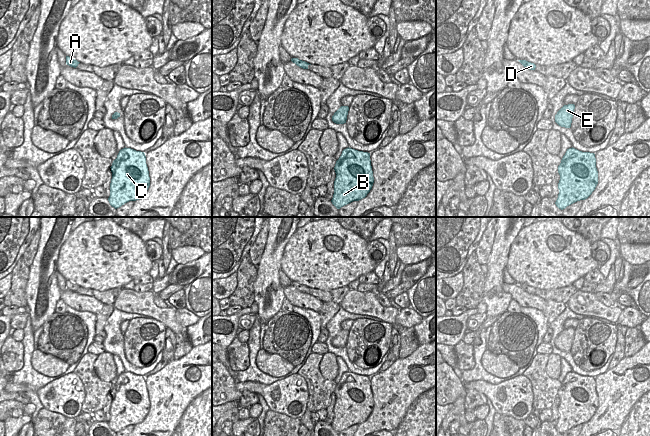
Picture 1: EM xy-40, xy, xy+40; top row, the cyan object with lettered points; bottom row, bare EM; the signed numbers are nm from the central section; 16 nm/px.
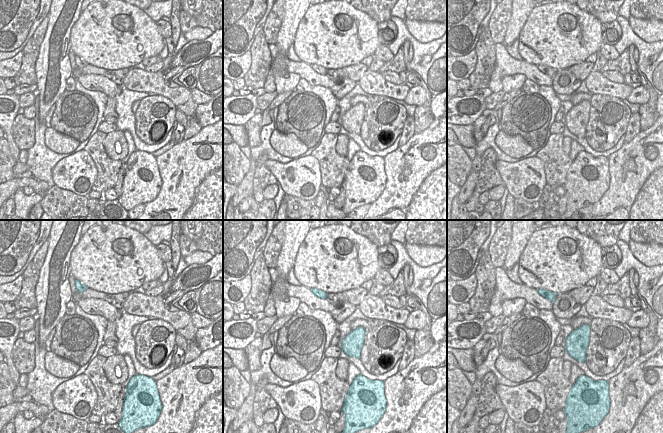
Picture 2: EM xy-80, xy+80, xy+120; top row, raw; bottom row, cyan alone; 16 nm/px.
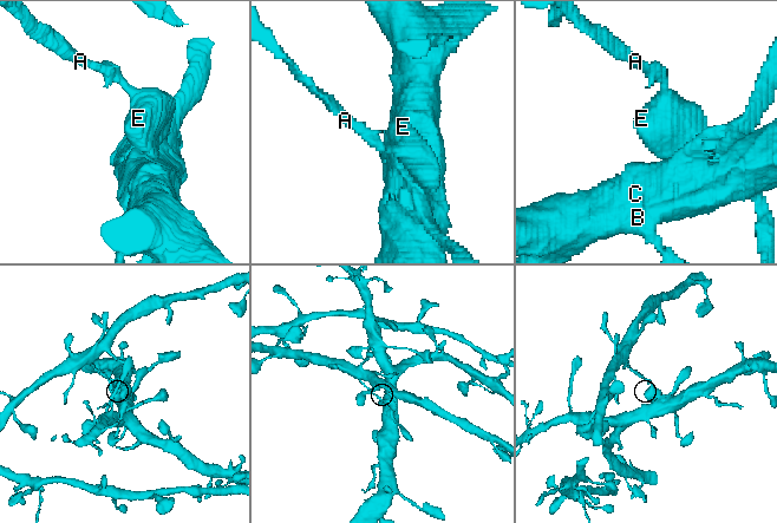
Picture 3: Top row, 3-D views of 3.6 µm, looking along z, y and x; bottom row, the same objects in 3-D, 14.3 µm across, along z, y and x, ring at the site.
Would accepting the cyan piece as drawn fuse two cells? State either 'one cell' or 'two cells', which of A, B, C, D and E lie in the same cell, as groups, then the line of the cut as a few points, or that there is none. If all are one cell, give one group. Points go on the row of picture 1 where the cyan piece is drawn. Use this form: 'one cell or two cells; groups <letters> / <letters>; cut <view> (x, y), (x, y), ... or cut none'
one cell; groups A B C D E; cut none

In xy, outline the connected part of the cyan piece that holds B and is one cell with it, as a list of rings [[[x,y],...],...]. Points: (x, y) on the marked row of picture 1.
[[[346,148],[334,167],[336,178],[332,204],[341,207],[367,196],[374,183],[370,153]]]

